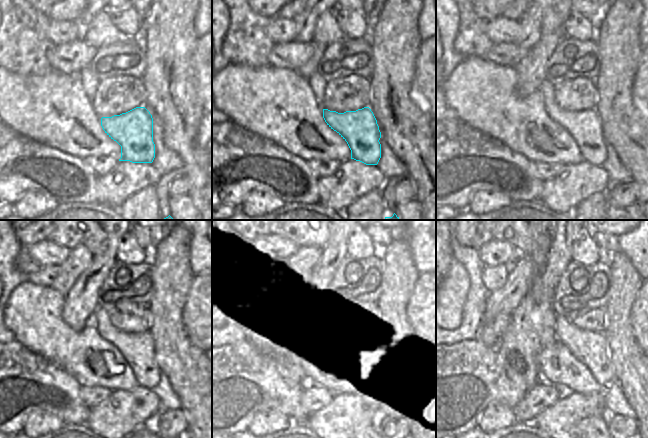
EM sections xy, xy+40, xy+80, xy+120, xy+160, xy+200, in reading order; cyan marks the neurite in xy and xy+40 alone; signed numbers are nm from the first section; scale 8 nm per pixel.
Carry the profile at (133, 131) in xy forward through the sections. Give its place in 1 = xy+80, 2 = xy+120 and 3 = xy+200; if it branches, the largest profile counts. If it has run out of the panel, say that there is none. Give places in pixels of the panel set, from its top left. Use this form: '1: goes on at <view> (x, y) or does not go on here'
1: goes on at xy+80 (585, 127)
2: goes on at xy+120 (138, 349)
3: goes on at xy+200 (589, 348)

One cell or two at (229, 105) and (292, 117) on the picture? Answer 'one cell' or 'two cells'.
one cell

